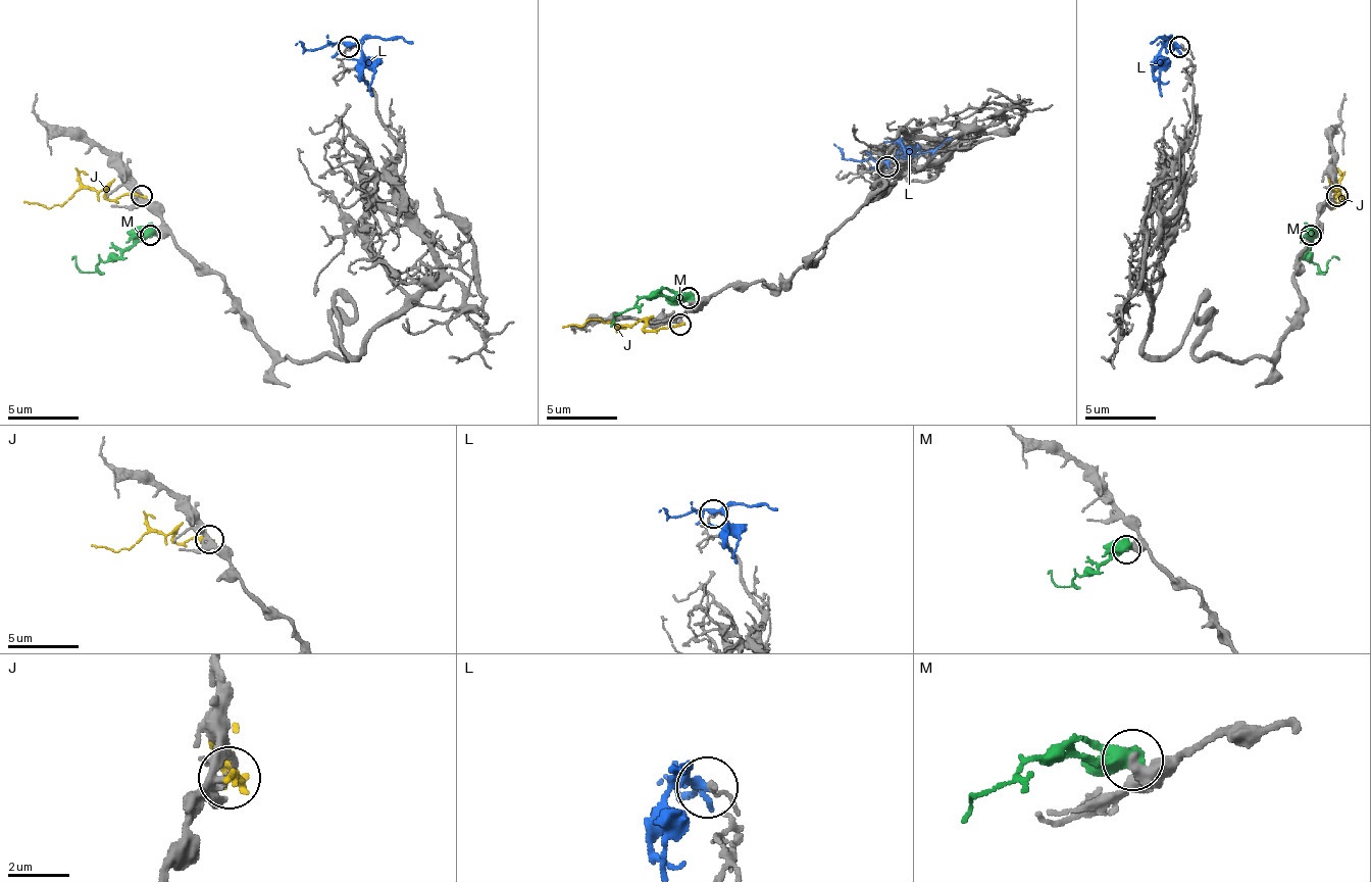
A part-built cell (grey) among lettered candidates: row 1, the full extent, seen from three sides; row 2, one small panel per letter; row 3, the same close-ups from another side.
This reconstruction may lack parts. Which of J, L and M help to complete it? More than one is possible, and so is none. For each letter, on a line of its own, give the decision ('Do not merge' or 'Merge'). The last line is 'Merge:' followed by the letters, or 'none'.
J: Do not merge
L: Do not merge
M: Do not merge
Merge: none

